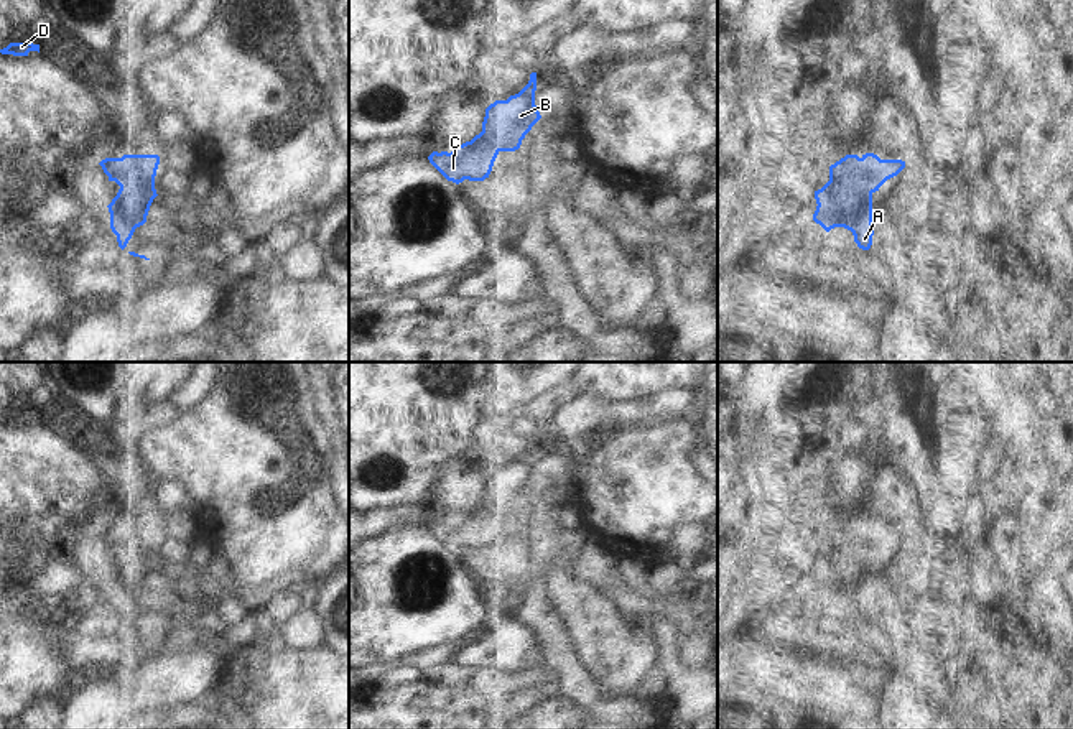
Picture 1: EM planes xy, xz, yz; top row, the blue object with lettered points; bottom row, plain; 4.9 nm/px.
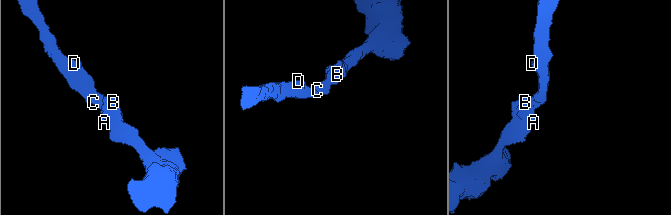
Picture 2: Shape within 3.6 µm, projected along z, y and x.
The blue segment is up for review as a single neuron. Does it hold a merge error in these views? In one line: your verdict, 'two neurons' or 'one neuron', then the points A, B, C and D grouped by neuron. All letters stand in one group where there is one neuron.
one neuron; groups A B C D

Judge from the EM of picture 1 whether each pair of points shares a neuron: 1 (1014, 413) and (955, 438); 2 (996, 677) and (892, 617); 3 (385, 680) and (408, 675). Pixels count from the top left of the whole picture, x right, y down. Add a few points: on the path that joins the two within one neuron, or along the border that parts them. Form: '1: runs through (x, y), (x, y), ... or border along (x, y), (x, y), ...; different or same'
1: border along (970, 390), (984, 410), (993, 427), (994, 440); different
2: runs through (994, 642), (966, 609), (927, 609); same
3: runs through (390, 678), (404, 675); same

